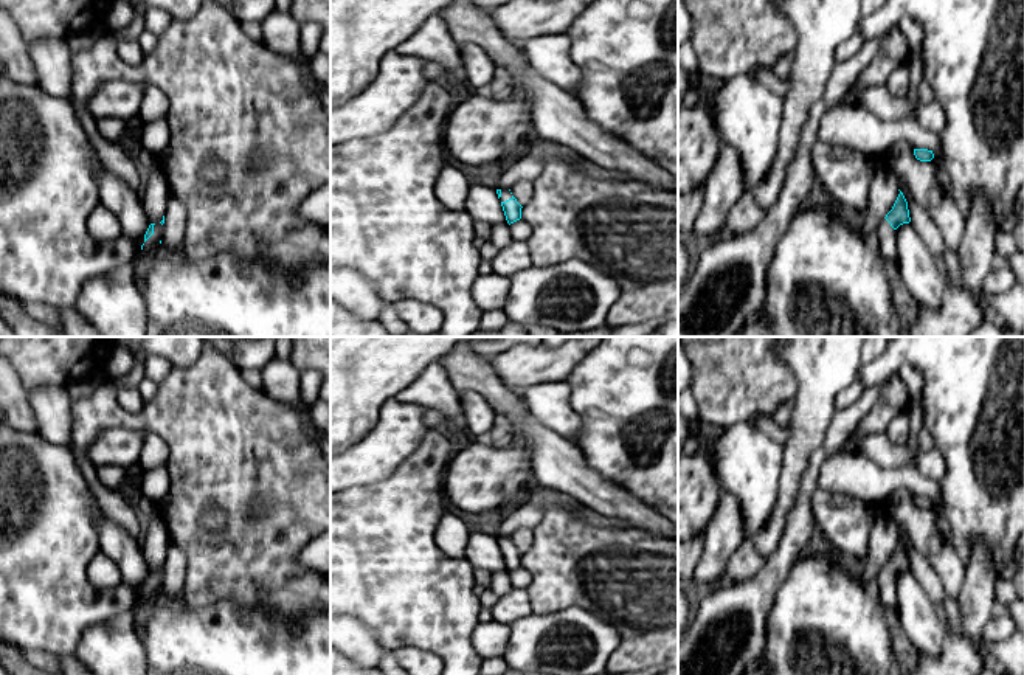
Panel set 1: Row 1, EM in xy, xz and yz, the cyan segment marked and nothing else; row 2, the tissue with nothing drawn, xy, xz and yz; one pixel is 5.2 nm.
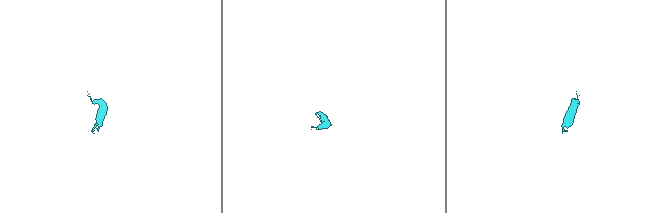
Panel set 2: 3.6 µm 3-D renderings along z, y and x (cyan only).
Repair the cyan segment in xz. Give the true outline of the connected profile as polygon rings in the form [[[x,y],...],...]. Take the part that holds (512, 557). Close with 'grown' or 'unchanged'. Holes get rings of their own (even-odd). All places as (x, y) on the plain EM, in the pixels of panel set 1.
[[[496,537],[498,546],[501,548],[501,554],[506,563],[507,571],[514,571],[521,566],[521,552],[512,543],[510,537]]]; grown

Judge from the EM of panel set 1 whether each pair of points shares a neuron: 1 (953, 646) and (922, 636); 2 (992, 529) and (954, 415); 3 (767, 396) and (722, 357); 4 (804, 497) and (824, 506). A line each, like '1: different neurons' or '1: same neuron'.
1: different neurons
2: same neuron
3: same neuron
4: different neurons

